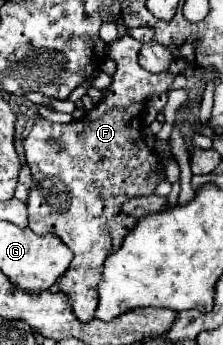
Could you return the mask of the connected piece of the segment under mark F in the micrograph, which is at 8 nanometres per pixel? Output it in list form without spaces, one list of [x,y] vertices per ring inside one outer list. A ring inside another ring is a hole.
[[[126,35],[108,45],[108,57],[112,57],[118,63],[118,69],[114,73],[114,81],[108,87],[108,93],[98,101],[98,105],[88,111],[80,121],[72,121],[66,125],[50,123],[46,119],[38,119],[28,137],[24,139],[24,155],[26,165],[32,171],[32,187],[28,195],[28,215],[30,215],[30,229],[38,235],[44,233],[56,233],[64,245],[74,253],[74,259],[70,263],[70,269],[64,273],[60,281],[60,291],[68,293],[74,313],[80,317],[80,321],[94,319],[96,303],[98,303],[98,283],[102,279],[102,267],[110,253],[114,253],[120,247],[120,241],[124,235],[136,225],[134,217],[128,217],[120,211],[120,205],[126,199],[140,197],[140,195],[152,195],[154,185],[146,181],[148,173],[156,169],[156,155],[148,149],[144,133],[142,133],[142,113],[146,111],[146,101],[150,95],[168,93],[176,75],[186,71],[190,67],[184,59],[174,59],[170,67],[162,73],[150,73],[140,67],[138,63],[138,51],[140,41]]]

